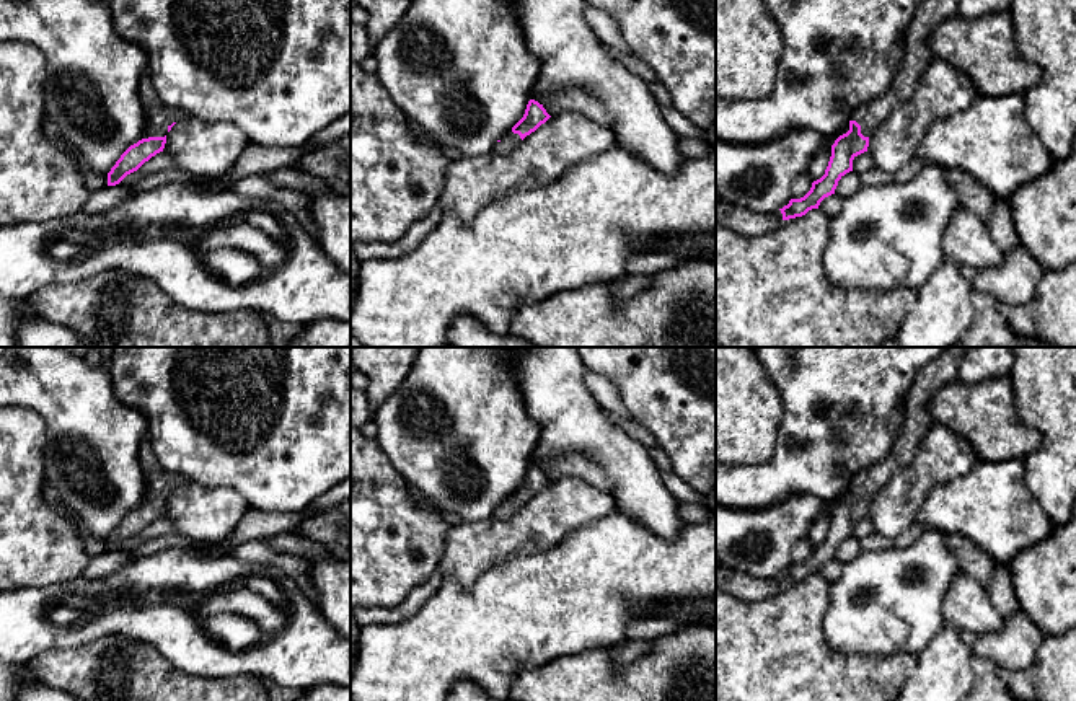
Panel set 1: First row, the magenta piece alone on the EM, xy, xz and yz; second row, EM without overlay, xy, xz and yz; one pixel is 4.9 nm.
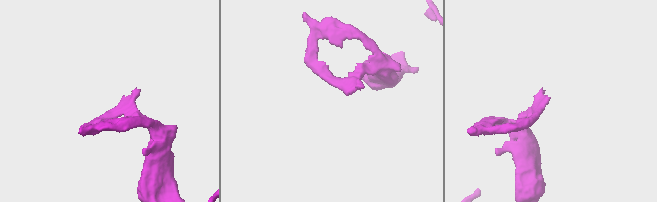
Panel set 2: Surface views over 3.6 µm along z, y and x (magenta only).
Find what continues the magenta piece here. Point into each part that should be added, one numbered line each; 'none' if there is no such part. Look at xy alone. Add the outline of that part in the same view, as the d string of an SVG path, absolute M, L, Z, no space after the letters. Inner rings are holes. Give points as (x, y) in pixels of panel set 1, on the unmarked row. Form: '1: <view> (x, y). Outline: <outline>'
1: xy (158, 481). Outline: M148 435L140 443L139 458L147 479L147 491L142 504L165 502L173 487L184 486L187 479L163 470L148 442Z

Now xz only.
1: xz (509, 507). Outline: M509 496L492 514L494 518L505 522L520 510L522 504L518 499Z

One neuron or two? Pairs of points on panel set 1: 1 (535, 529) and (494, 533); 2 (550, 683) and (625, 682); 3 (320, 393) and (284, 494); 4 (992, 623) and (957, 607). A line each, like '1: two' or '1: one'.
1: one
2: one
3: one
4: one

